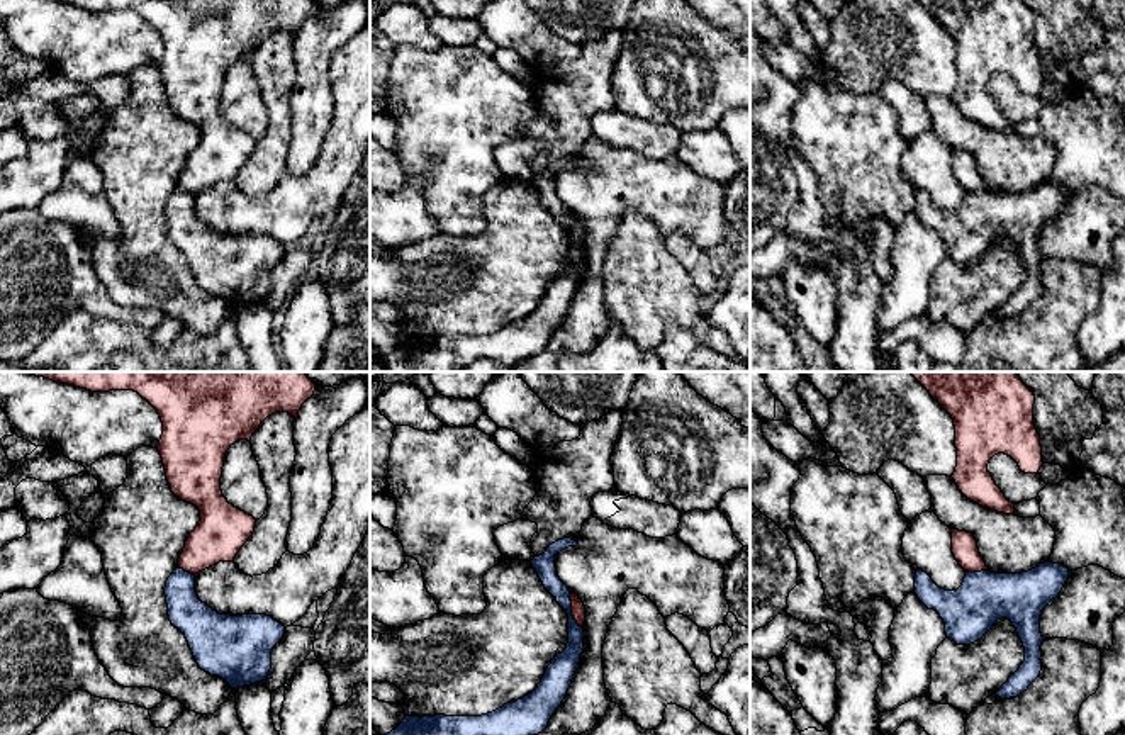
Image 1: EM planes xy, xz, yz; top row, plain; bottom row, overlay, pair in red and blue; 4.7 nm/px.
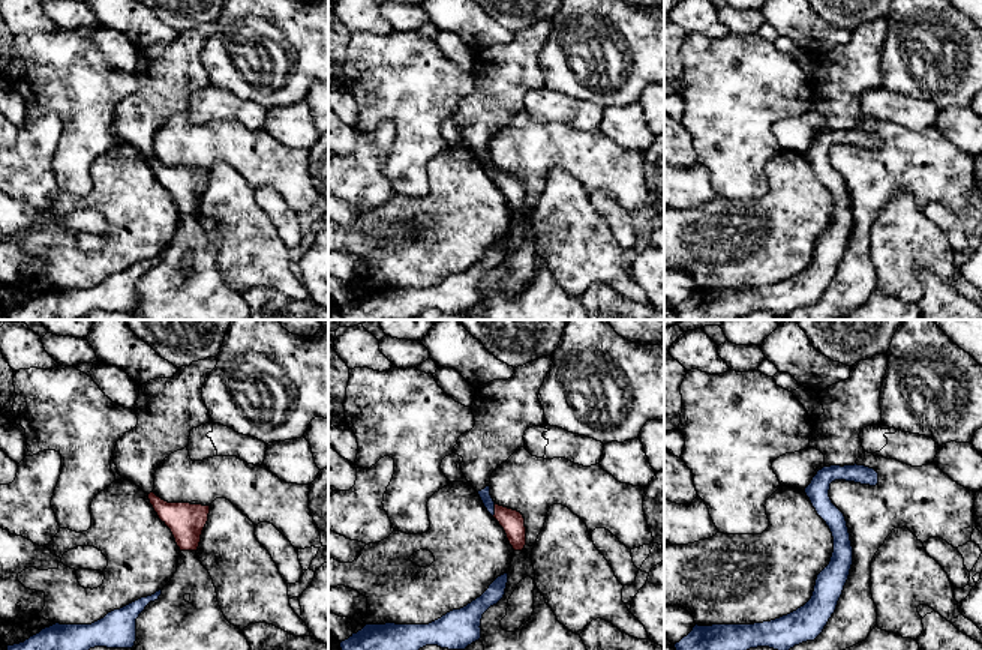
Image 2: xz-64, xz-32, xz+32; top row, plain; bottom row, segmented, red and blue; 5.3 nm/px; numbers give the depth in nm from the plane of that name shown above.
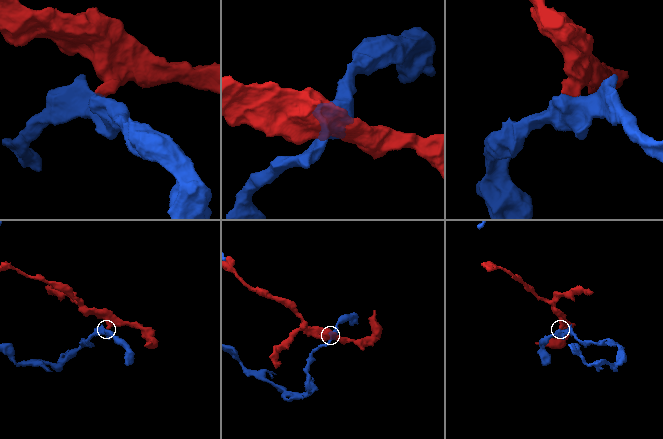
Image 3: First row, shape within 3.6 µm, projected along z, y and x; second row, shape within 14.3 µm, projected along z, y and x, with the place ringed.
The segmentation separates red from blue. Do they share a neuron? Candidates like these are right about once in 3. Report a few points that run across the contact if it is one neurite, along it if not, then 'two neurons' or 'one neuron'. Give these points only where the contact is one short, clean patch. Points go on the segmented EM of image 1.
line xz (569, 593), (572, 618), (582, 628); two neurons

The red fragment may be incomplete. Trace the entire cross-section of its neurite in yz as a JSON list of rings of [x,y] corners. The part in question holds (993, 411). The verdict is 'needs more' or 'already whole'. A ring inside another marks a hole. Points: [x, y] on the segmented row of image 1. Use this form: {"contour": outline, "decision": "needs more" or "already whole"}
{"contour": [[[910,372],[952,416],[959,491],[991,511],[1015,514],[988,472],[989,460],[1005,453],[1021,472],[1038,474],[1040,435],[1033,424],[1033,392],[1016,372]]], "decision": "already whole"}

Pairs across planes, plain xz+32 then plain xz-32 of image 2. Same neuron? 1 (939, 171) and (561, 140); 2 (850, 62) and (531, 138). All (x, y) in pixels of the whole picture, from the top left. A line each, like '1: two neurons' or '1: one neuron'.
1: one neuron
2: two neurons

